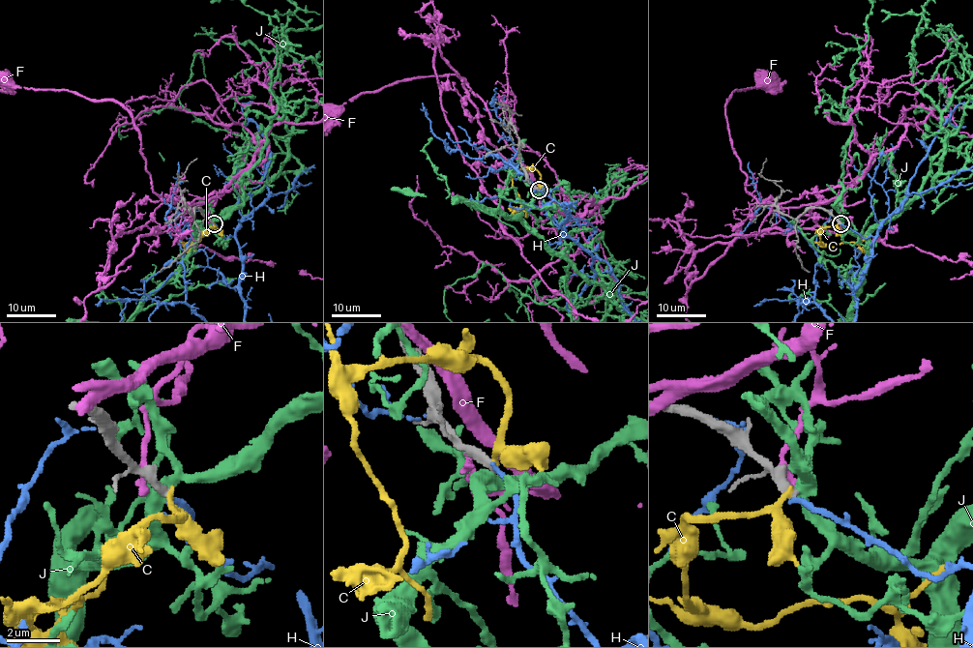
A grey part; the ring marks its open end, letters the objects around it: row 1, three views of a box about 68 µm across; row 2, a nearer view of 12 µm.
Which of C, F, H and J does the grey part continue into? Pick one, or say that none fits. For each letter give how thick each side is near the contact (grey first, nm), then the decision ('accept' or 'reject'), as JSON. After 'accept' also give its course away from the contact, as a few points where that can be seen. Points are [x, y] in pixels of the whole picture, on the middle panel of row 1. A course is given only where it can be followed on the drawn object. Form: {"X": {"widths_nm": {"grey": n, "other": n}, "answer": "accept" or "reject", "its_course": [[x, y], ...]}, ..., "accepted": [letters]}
{"C": {"widths_nm": {"grey": 360, "other": 170}, "answer": "reject"}, "F": {"widths_nm": {"grey": 280, "other": 280}, "answer": "reject"}, "H": {"widths_nm": {"grey": 340, "other": 200}, "answer": "reject"}, "J": {"widths_nm": {"grey": 360, "other": 380}, "answer": "reject"}, "accepted": []}

